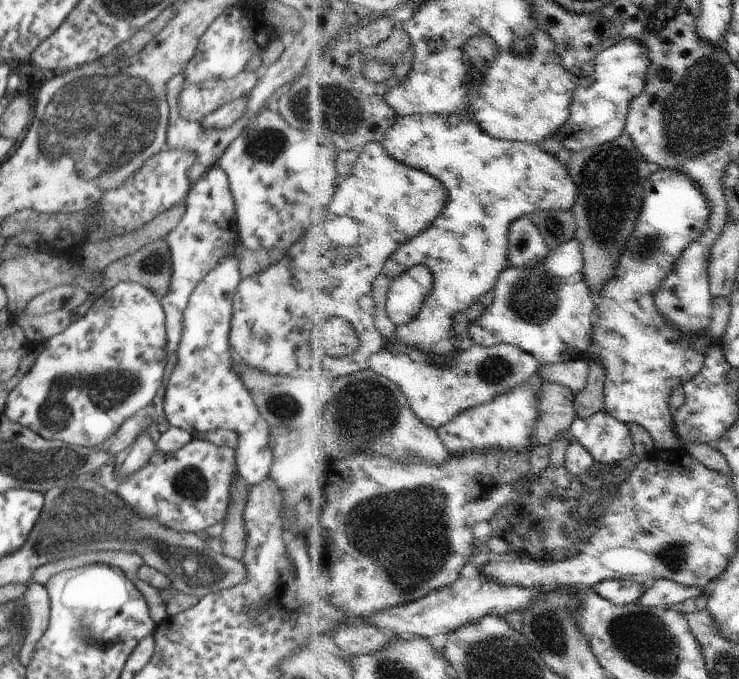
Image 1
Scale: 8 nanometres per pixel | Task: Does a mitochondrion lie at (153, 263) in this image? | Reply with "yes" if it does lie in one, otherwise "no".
yes

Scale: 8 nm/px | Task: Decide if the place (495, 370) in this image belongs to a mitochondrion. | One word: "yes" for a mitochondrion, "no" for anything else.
yes

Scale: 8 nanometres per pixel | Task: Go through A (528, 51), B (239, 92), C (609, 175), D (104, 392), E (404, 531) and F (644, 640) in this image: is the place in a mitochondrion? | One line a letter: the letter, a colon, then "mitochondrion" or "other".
A: other
B: other
C: mitochondrion
D: mitochondrion
E: mitochondrion
F: mitochondrion

